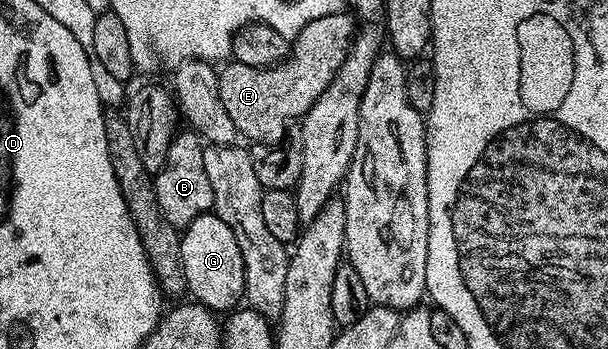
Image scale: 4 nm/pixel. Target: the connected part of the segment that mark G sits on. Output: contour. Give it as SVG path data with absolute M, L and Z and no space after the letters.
M215 213L195 217L195 221L184 228L181 235L181 267L185 271L188 294L210 311L228 312L240 304L237 302L242 302L245 293L243 253L239 253L239 241L235 241L235 233L231 233L227 221Z

